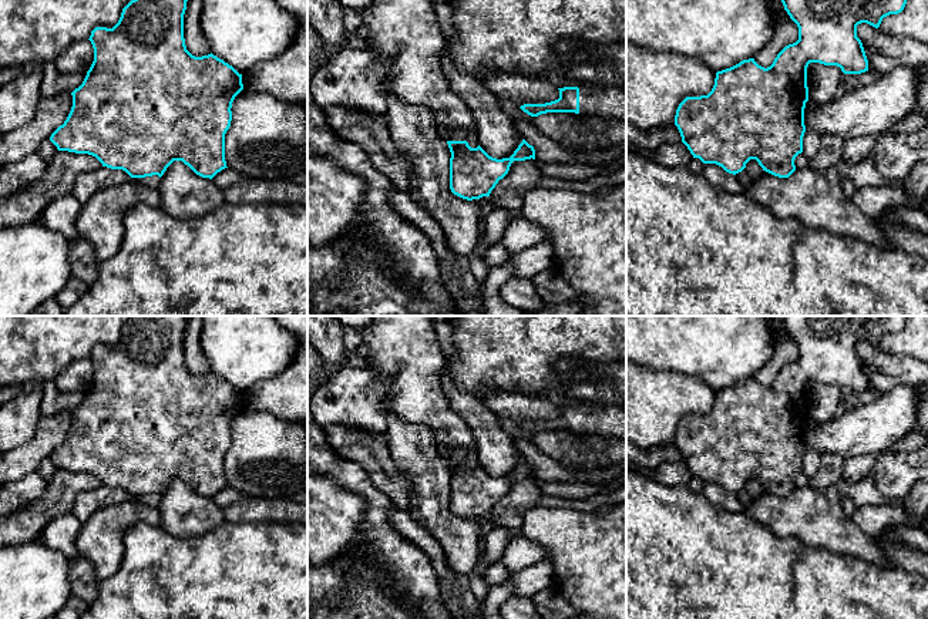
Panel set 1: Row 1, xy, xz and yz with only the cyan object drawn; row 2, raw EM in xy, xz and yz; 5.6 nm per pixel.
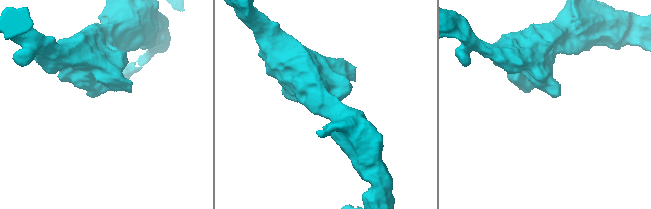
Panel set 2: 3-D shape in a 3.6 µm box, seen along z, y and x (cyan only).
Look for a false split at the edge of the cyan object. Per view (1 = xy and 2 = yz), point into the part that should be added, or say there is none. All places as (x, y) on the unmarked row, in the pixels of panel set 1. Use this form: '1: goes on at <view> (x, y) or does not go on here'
1: does not go on here
2: does not go on here

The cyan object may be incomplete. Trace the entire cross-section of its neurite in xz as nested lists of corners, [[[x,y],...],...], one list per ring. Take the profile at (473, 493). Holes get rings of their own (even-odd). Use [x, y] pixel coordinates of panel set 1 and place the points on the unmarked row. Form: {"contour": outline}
{"contour": [[[525,458],[510,477],[490,475],[480,464],[471,467],[467,460],[447,460],[450,477],[450,508],[454,514],[473,519],[490,515],[514,480],[535,478],[535,468]]]}

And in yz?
{"contour": [[[781,316],[784,329],[798,346],[798,359],[786,364],[767,387],[759,384],[754,377],[717,390],[715,404],[707,414],[686,416],[677,425],[675,444],[682,461],[693,477],[703,482],[716,482],[729,492],[739,492],[750,478],[756,478],[763,490],[789,497],[794,490],[794,478],[803,471],[806,451],[804,427],[808,420],[807,386],[810,381],[837,384],[844,393],[861,393],[868,390],[868,379],[861,359],[857,356],[857,344],[867,342],[880,346],[884,336],[904,329],[909,316]]]}

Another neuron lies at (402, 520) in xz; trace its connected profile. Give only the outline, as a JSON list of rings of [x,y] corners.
[[[393,502],[389,519],[393,522],[396,531],[403,534],[411,544],[428,555],[437,573],[438,586],[455,589],[454,573],[447,564],[447,555],[433,535],[417,524],[408,511],[397,508]]]

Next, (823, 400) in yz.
[[[810,381],[807,386],[808,420],[827,423],[840,414],[844,391],[837,384]]]

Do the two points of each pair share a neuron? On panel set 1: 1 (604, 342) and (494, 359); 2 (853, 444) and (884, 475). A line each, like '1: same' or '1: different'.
1: same
2: different

